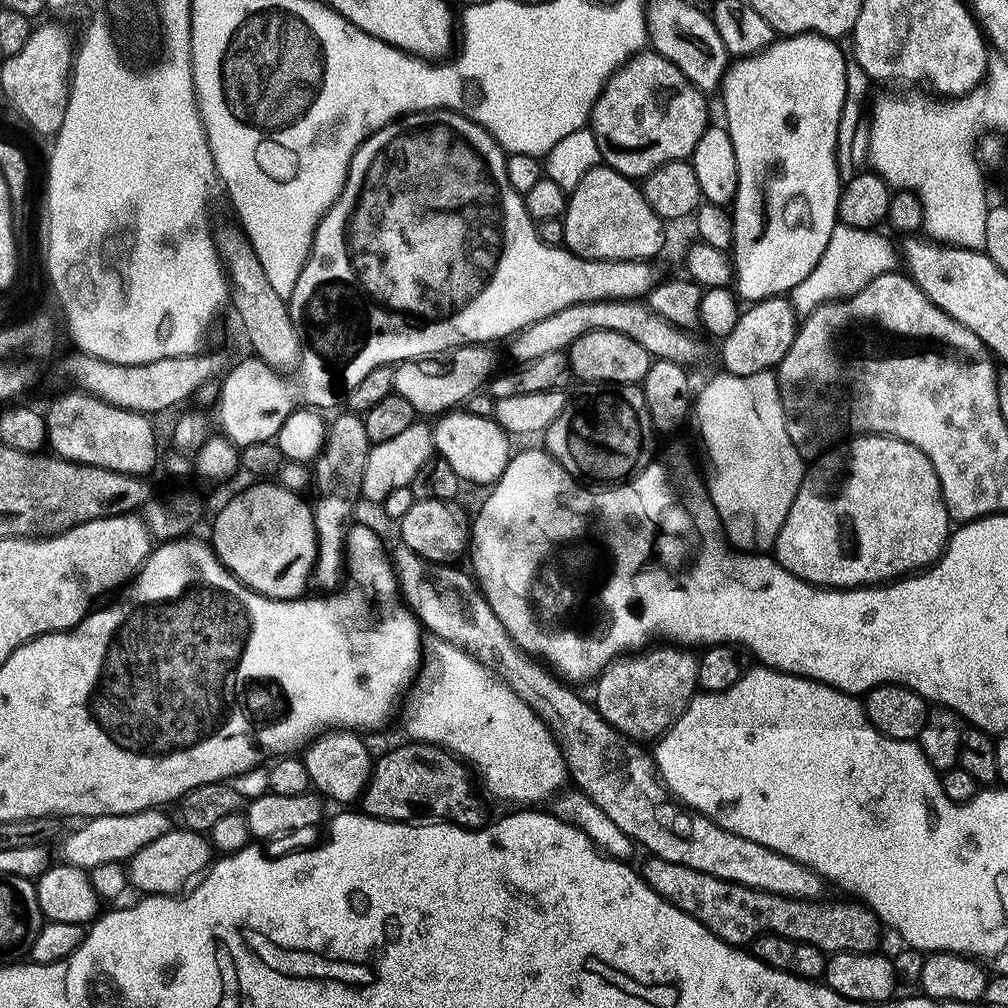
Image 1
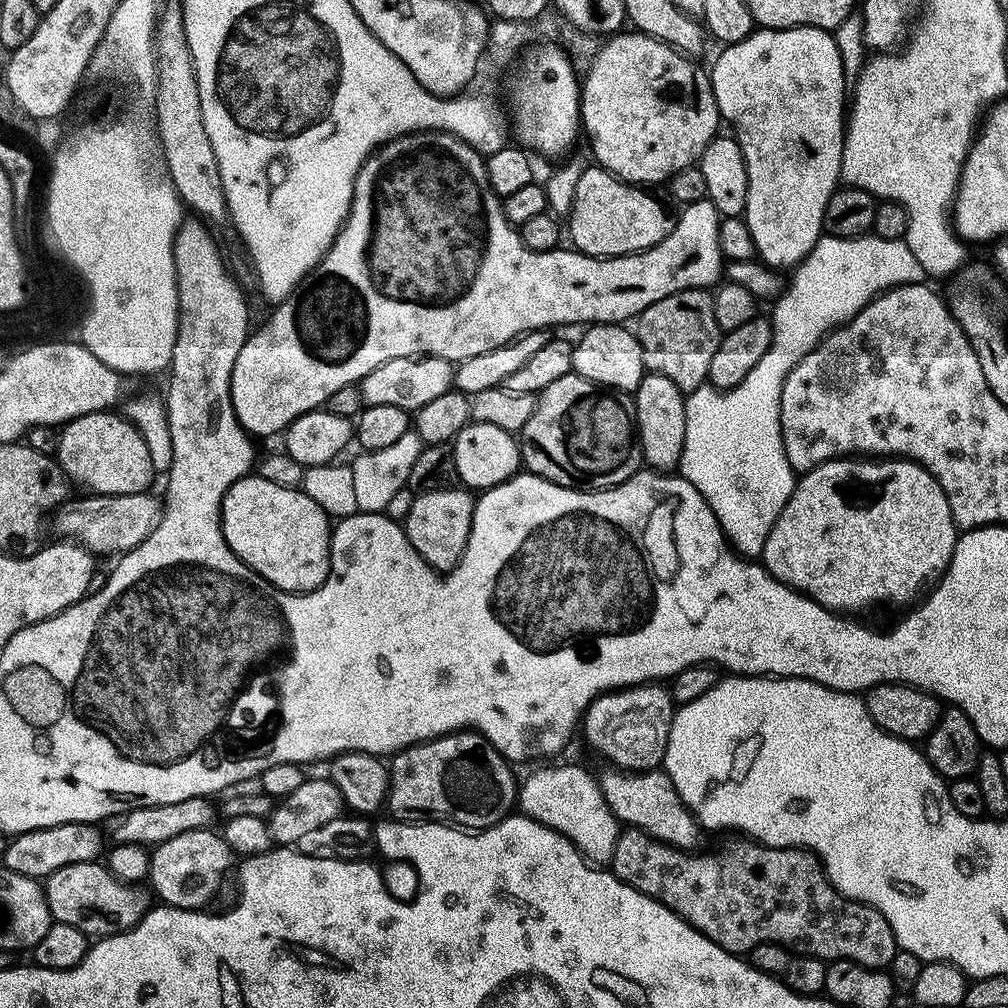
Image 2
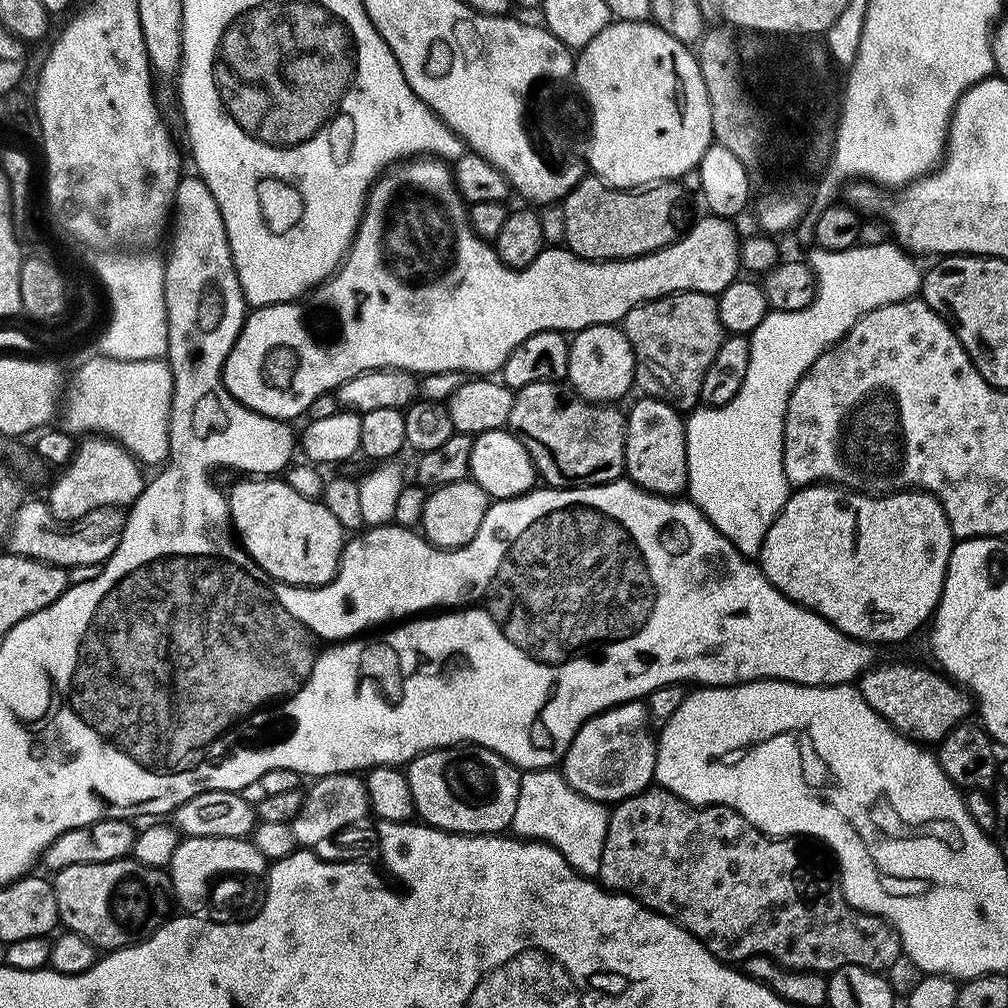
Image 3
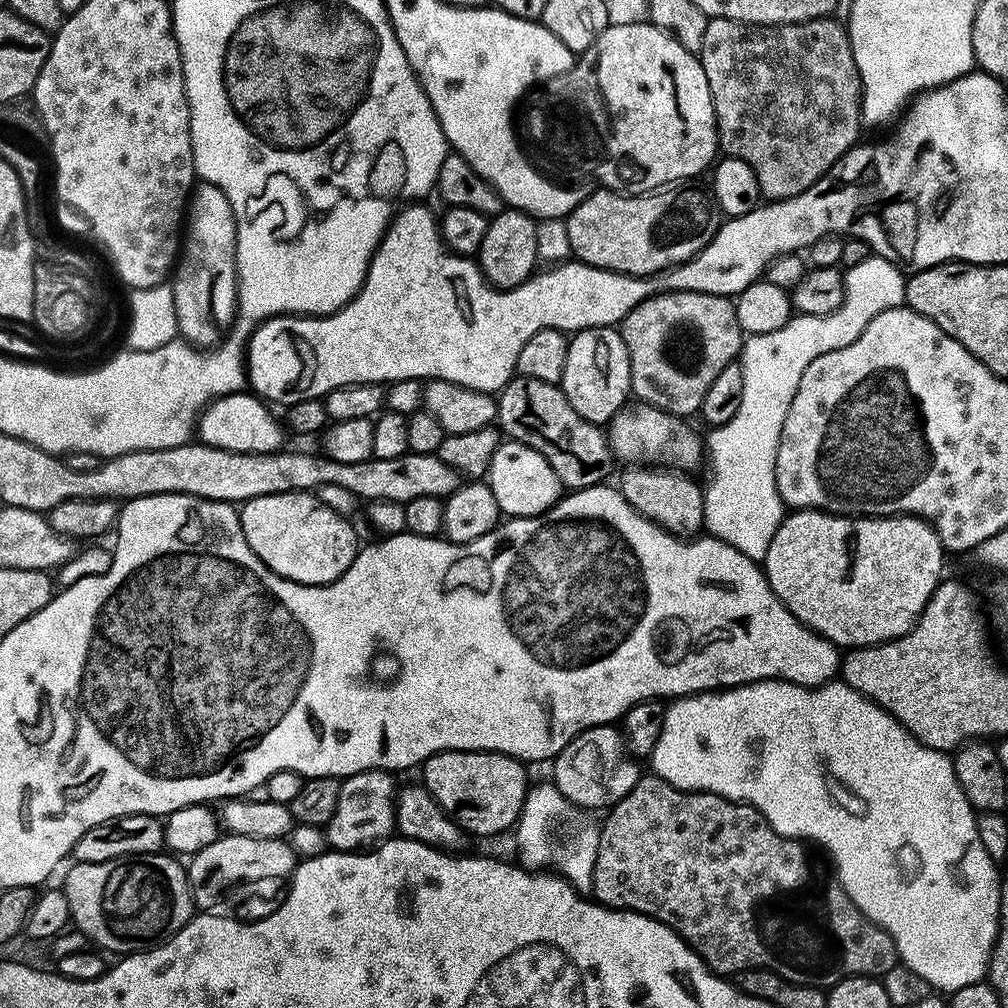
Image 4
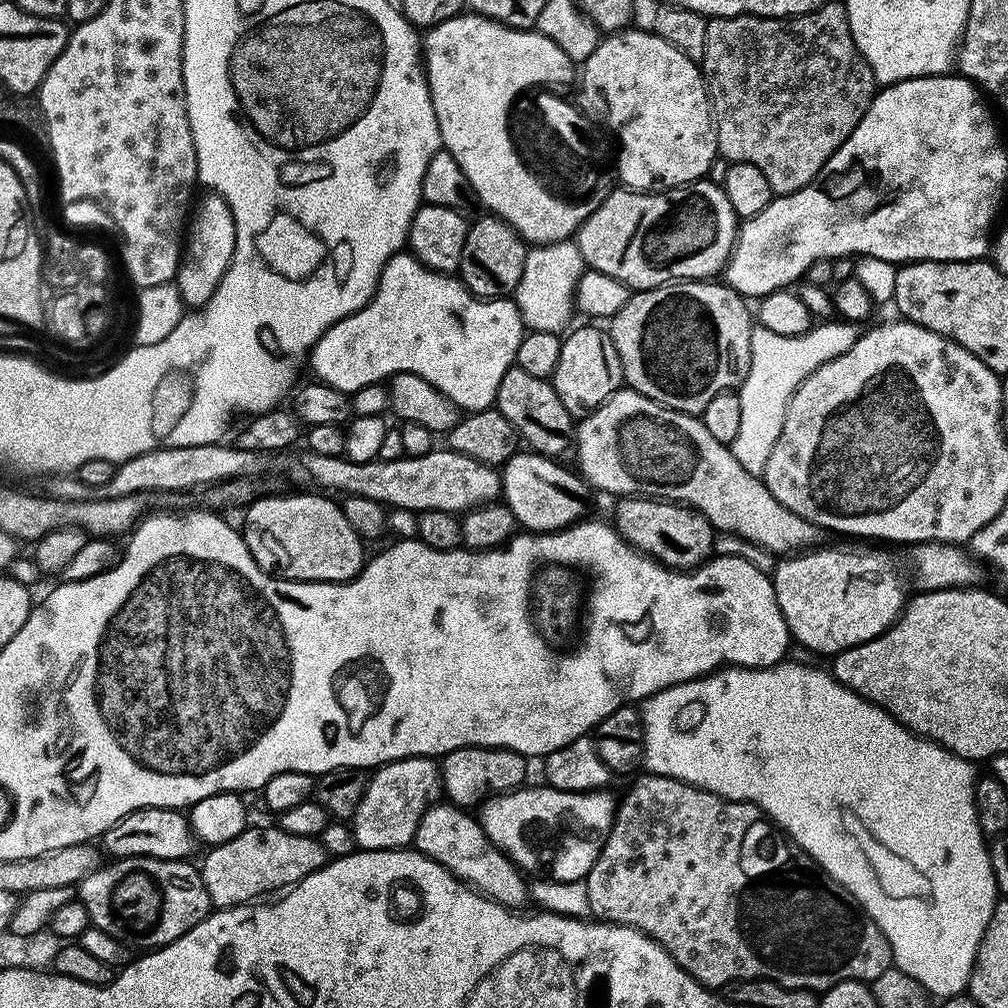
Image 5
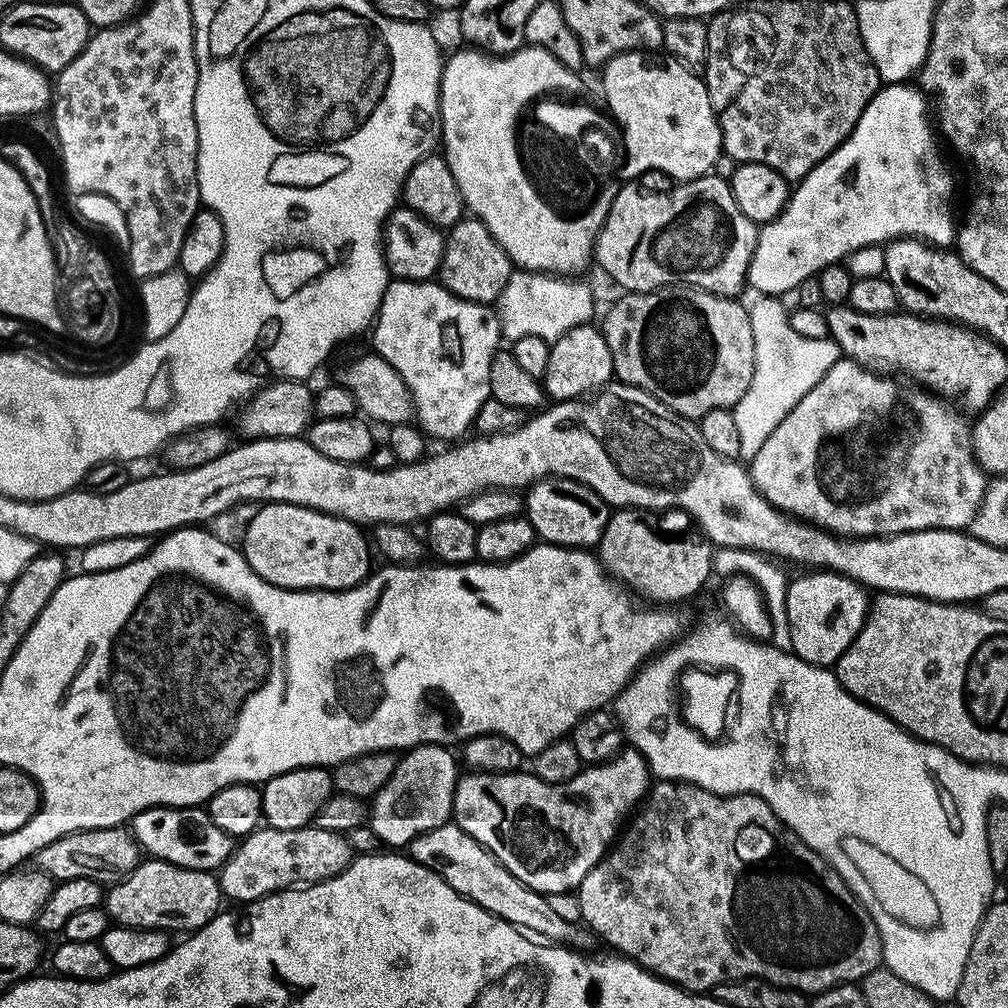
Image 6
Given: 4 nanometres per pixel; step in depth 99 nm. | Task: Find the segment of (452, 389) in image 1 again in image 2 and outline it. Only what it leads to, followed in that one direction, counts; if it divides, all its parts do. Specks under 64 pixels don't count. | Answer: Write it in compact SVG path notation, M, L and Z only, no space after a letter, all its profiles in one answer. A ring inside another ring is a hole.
M425 354L390 358L390 362L382 362L382 366L370 370L370 374L363 376L358 382L358 387L365 405L398 406L412 414L440 394L446 394L453 387L453 384L453 361L444 360L441 356Z

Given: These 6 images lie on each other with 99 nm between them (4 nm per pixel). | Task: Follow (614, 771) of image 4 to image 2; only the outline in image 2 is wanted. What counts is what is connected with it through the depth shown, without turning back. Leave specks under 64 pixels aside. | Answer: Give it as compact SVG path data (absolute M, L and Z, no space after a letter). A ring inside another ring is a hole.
M649 682L633 684L631 688L618 688L604 693L592 701L582 717L582 732L588 744L600 756L609 760L609 765L625 772L650 772L659 769L664 763L664 755L668 749L672 717L676 715L677 705L672 699L671 691L663 683Z

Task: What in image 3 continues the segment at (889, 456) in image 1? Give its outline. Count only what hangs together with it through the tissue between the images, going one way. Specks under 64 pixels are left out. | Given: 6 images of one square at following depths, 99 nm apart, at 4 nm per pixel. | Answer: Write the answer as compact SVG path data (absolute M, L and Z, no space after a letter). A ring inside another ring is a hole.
M811 484L807 488L796 488L789 495L778 518L764 536L758 563L768 581L779 592L786 594L786 598L790 598L794 603L800 604L804 608L809 608L811 612L817 612L822 618L826 618L826 622L830 622L835 628L842 630L842 634L855 640L862 640L865 644L879 646L879 644L896 644L899 640L908 640L920 627L923 629L931 621L940 604L940 595L944 589L944 579L953 543L954 537L950 530L950 522L940 503L928 492L905 490L891 494L865 494L853 492L834 484Z

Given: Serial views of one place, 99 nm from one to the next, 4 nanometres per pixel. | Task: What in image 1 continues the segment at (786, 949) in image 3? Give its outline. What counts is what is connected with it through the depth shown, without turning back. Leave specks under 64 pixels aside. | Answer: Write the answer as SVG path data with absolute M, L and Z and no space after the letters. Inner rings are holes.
M652 856L642 867L644 881L666 902L690 914L706 930L710 930L727 944L748 946L755 936L773 932L810 946L818 946L826 954L834 952L874 952L881 946L882 925L875 912L863 902L856 904L824 904L819 900L795 900L776 896L773 892L759 892L674 862Z

